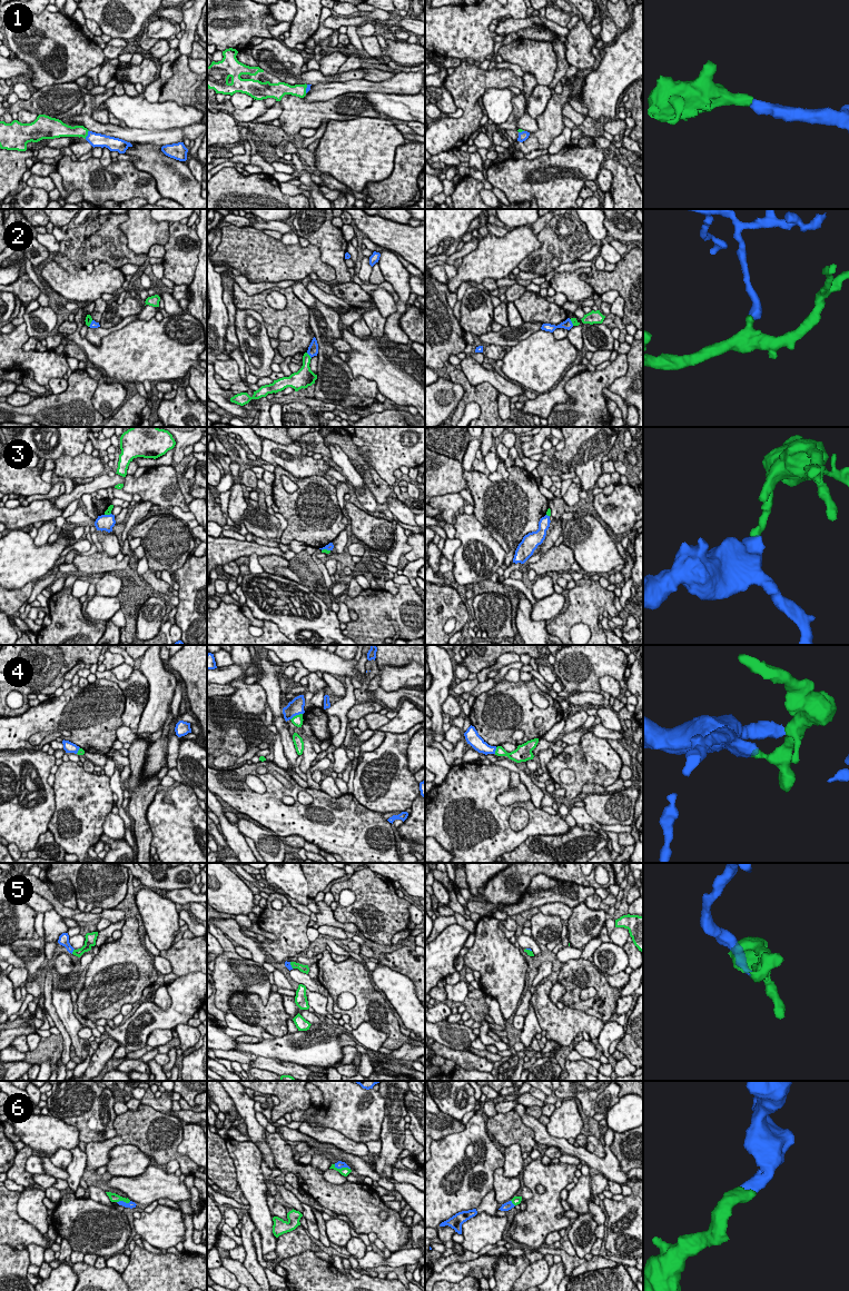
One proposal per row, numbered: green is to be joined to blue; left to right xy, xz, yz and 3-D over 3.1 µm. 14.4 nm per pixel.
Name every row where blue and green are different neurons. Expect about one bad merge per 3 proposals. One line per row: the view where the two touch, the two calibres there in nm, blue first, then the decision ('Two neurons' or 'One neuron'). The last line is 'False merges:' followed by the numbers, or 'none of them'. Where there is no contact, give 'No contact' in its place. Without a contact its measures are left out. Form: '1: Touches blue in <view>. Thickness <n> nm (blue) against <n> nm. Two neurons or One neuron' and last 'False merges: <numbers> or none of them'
1: Touches blue in xy. Thickness 190 nm (blue) against 160 nm. One neuron
2: Touches blue in xz. Thickness 160 nm (blue) against 170 nm. Two neurons
3: Touches blue in xz. Thickness 100 nm (blue) against 60 nm. Two neurons
4: Touches blue in xz. Thickness 220 nm (blue) against 160 nm. Two neurons
5: Touches blue in xy. Thickness 160 nm (blue) against 120 nm. One neuron
6: Touches blue in xz. Thickness 120 nm (blue) against 130 nm. One neuron
False merges: 2, 3, 4

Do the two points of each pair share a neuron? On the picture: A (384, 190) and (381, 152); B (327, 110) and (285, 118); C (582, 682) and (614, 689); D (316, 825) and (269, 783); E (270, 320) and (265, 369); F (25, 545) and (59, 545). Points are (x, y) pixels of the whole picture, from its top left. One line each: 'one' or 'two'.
A: two
B: one
C: two
D: one
E: two
F: one

